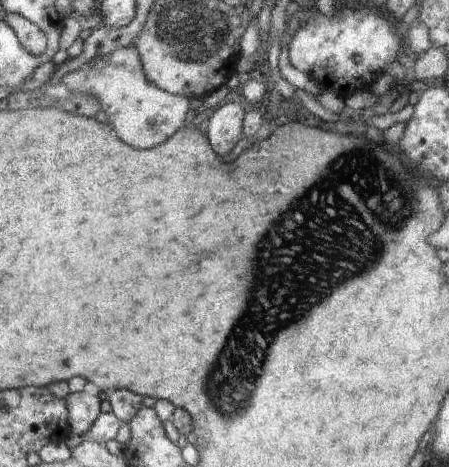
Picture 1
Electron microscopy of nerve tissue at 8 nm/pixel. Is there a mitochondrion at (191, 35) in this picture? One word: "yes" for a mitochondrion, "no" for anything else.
yes

